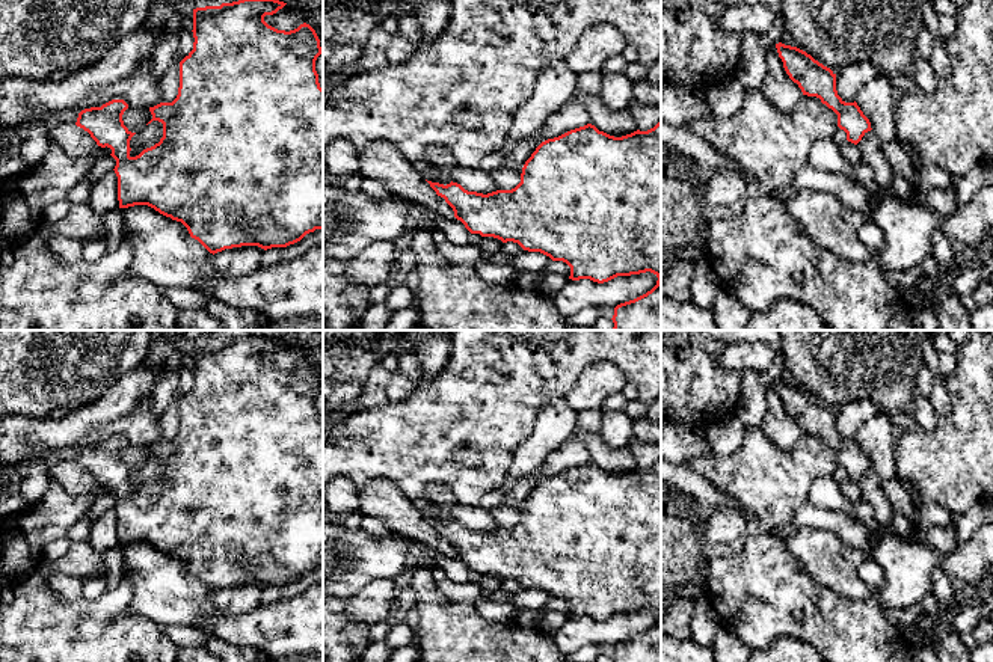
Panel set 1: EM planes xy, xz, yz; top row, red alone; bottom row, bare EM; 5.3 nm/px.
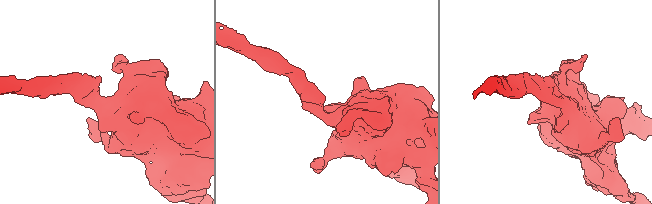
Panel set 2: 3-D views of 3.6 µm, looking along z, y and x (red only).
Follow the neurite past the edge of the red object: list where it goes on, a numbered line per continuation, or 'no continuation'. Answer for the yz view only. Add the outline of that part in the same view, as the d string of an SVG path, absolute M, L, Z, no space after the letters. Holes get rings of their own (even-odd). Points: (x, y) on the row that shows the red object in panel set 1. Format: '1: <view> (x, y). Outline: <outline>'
no continuation

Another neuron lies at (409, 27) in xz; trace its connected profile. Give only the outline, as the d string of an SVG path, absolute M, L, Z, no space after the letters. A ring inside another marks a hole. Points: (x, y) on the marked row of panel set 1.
M404 14L398 18L398 33L403 41L417 44L423 38L423 27L415 14Z

